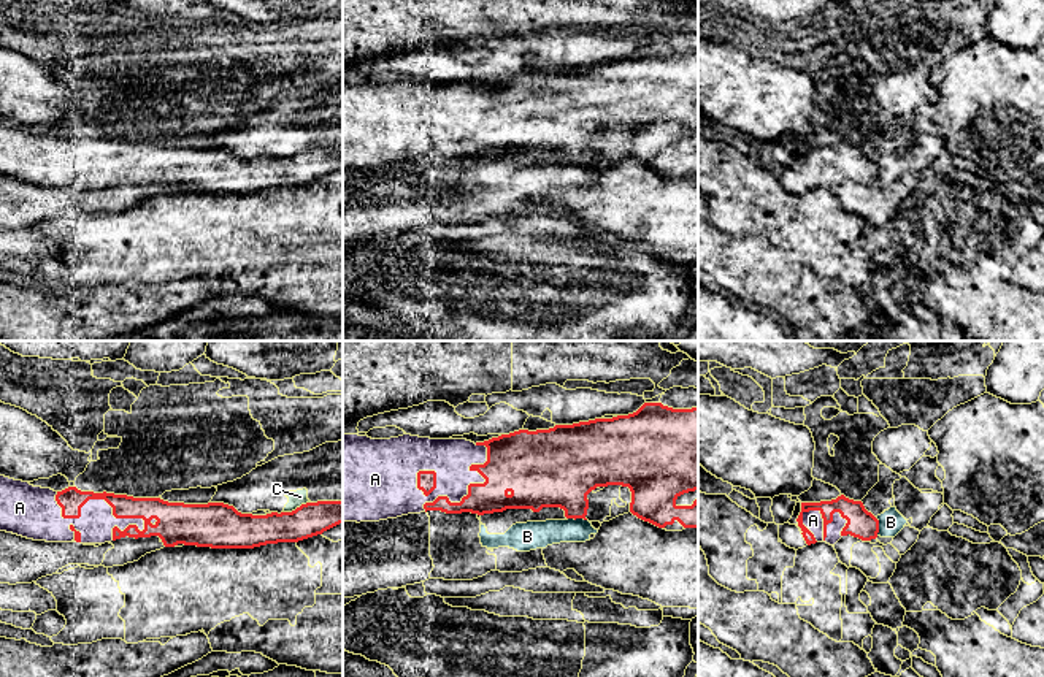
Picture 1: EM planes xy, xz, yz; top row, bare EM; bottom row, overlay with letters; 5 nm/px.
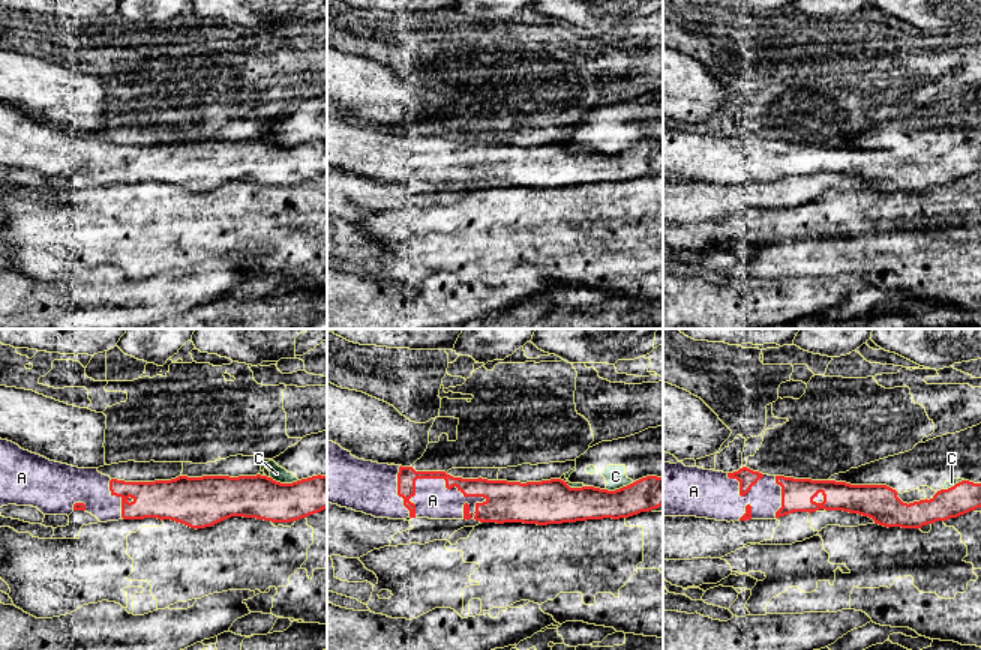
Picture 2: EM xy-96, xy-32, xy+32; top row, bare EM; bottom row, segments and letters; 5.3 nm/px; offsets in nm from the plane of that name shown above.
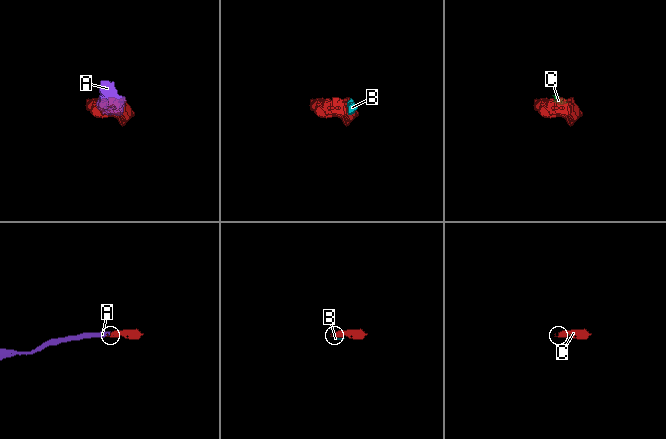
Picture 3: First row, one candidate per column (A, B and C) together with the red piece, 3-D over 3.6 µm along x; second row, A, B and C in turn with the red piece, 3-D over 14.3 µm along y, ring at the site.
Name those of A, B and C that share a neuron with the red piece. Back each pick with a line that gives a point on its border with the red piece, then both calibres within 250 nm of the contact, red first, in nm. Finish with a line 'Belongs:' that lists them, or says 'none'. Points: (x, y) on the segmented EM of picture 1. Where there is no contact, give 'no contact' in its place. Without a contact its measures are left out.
A: meets red in xy at (95, 498); 120 nm thick on the red side, 180 nm on the other
Belongs: A

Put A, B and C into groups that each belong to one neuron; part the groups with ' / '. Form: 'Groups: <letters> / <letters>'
Groups: A / B C

